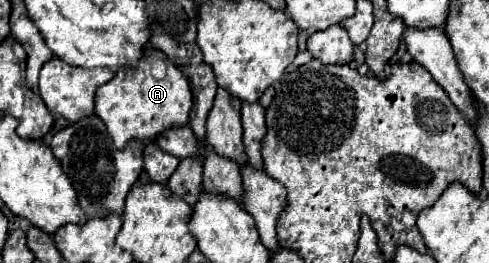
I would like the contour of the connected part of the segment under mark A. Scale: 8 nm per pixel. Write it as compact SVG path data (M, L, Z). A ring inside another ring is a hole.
M152 47L146 49L138 69L118 69L116 77L96 91L96 115L104 121L118 149L124 149L130 139L154 143L164 131L188 125L190 109L192 93L188 79L164 57L164 53Z

